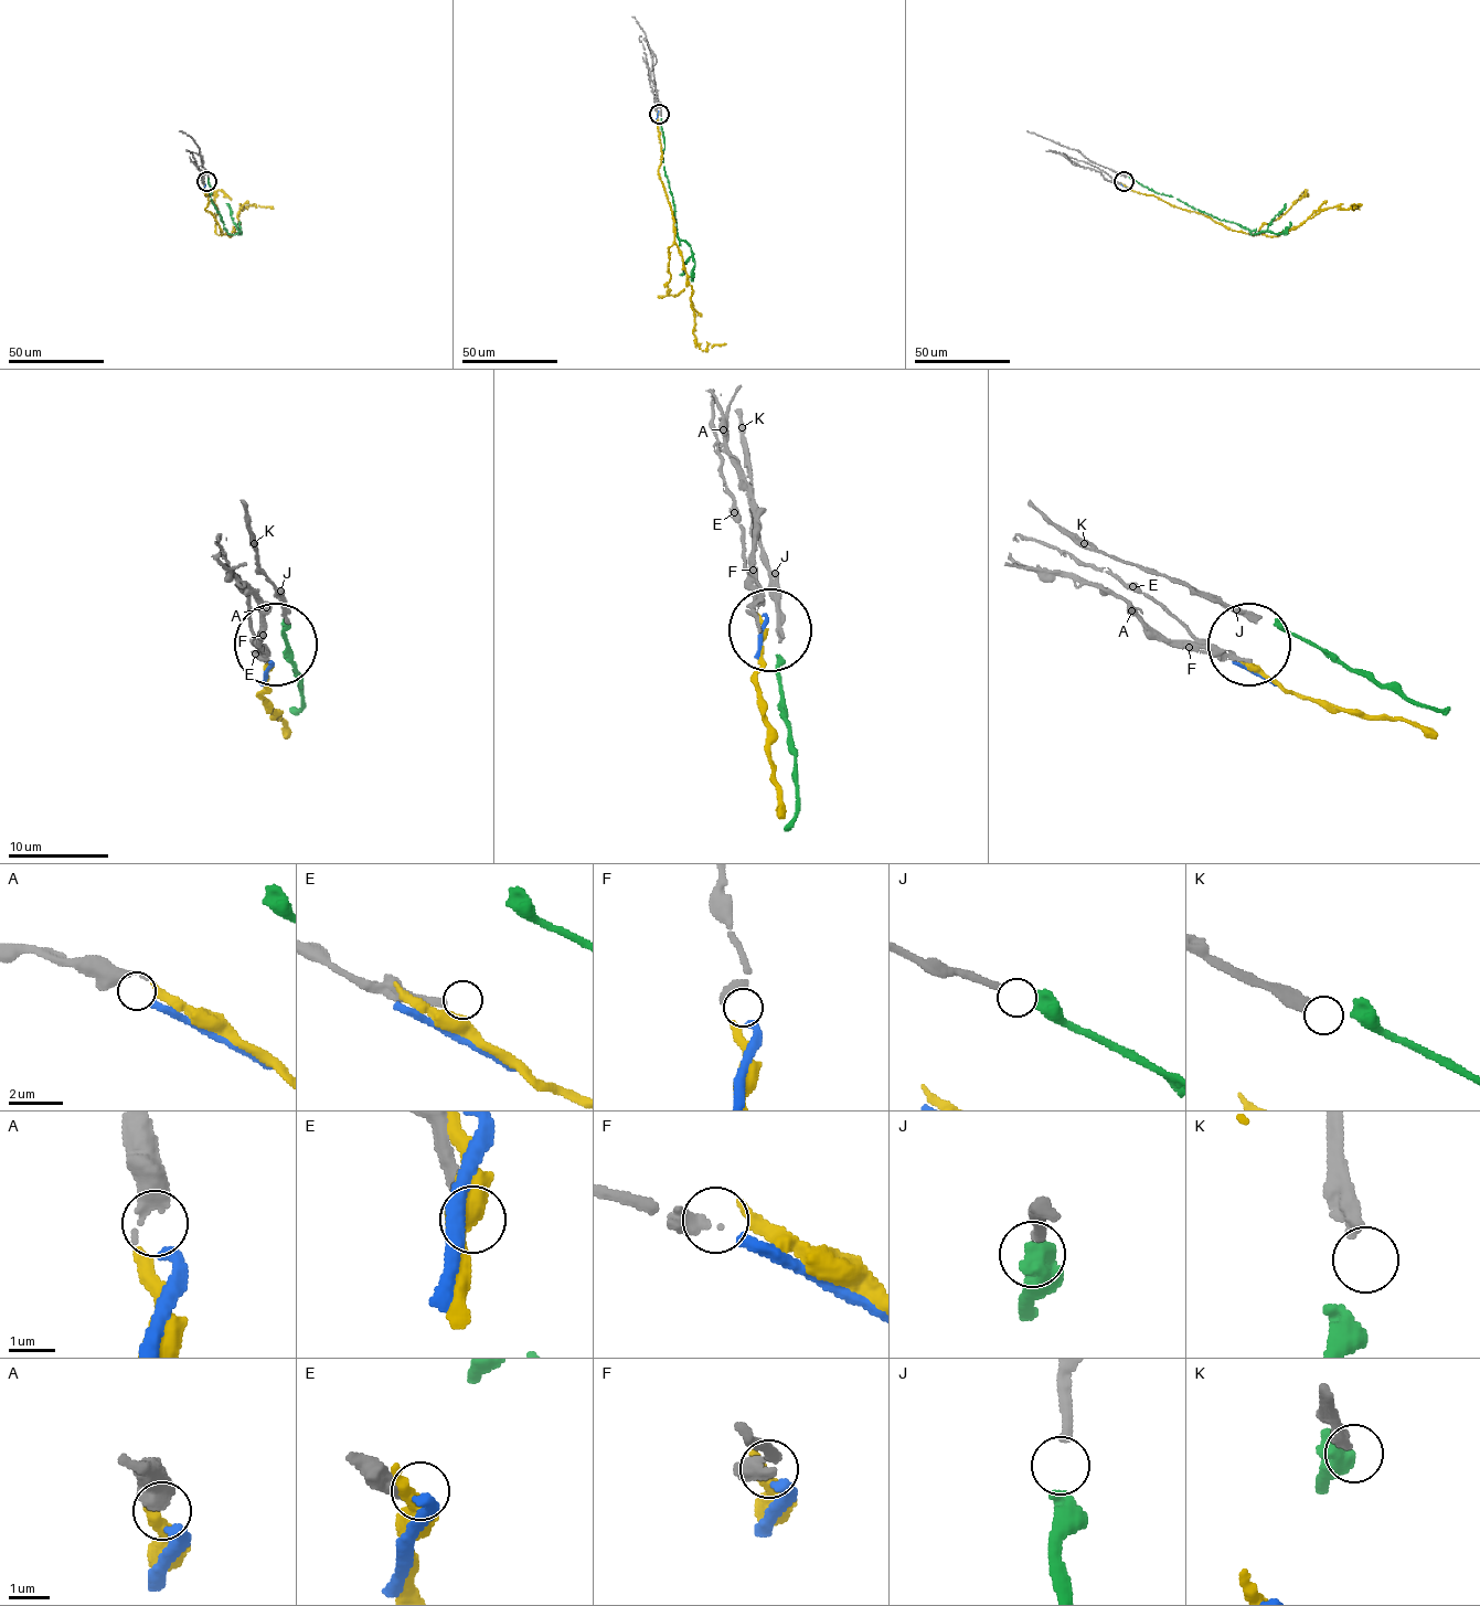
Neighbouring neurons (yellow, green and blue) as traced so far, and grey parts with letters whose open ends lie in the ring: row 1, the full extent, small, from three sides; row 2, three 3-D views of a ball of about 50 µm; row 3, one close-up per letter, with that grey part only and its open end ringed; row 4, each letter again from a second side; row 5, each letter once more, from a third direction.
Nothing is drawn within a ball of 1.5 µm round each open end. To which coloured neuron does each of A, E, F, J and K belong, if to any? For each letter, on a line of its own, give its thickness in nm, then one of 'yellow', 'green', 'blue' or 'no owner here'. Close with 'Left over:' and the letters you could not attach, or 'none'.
A: calibre 260 nm; yellow
E: calibre 280 nm; no owner here
F: calibre 280 nm; blue
J: calibre 240 nm; green
K: calibre 340 nm; no owner here
Left over: E, K

